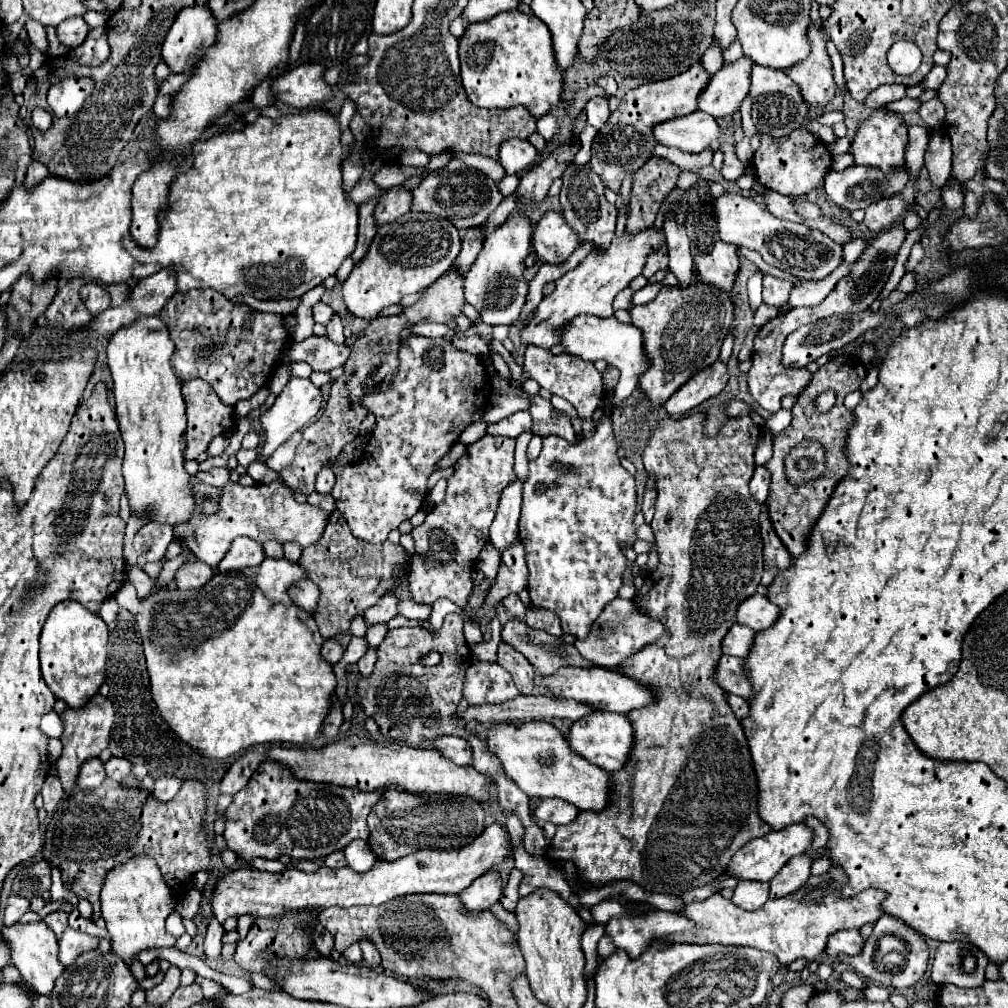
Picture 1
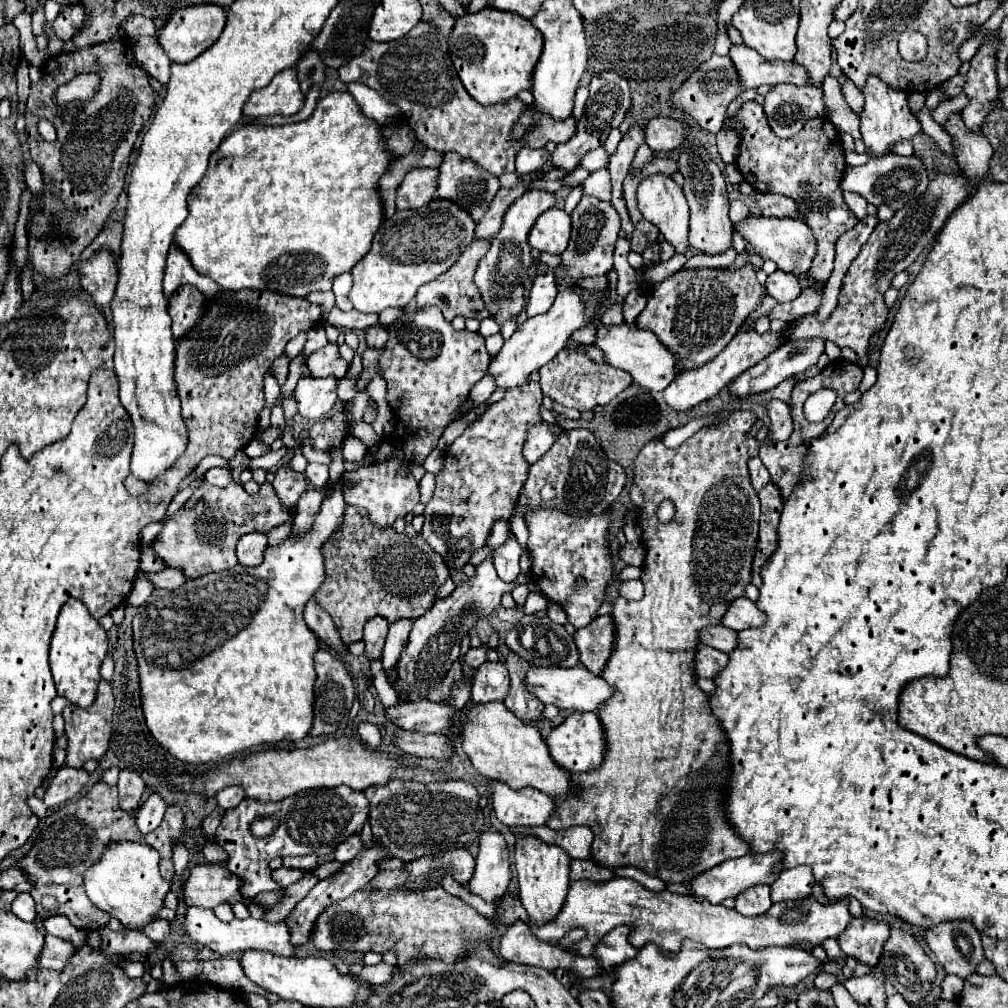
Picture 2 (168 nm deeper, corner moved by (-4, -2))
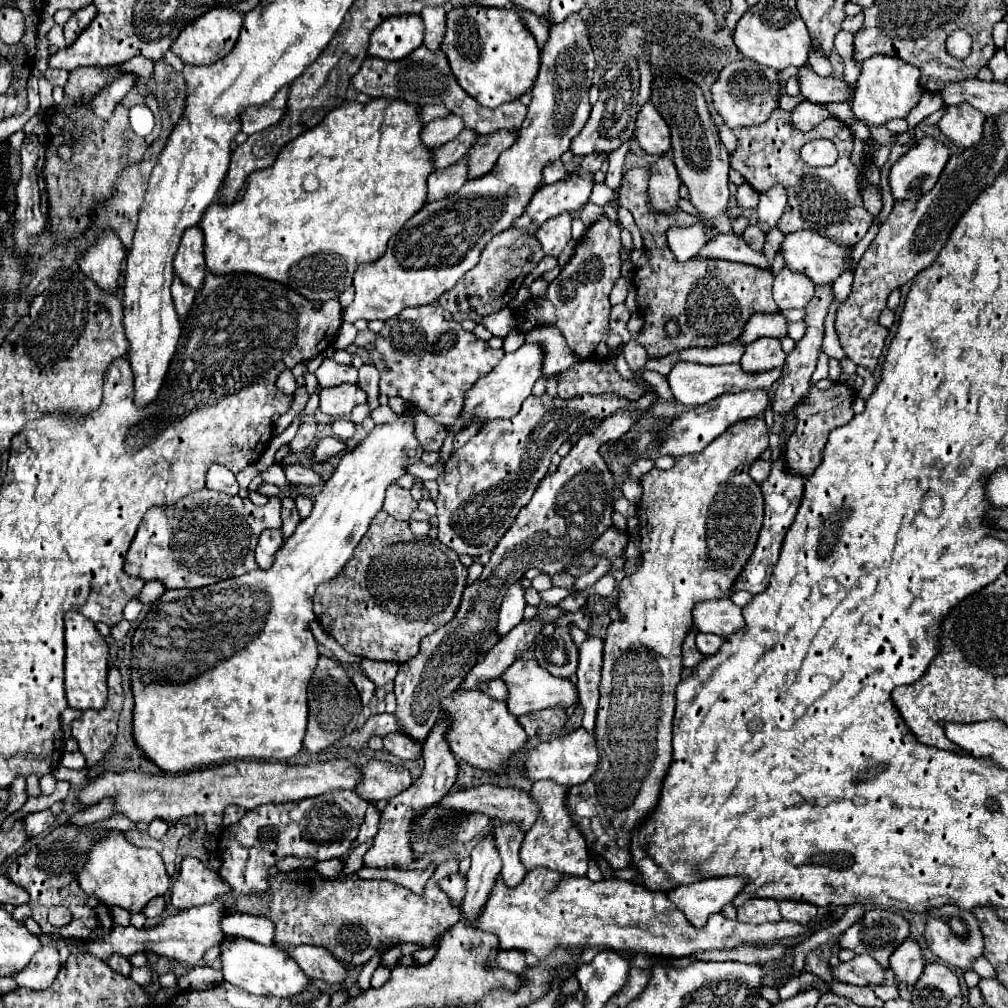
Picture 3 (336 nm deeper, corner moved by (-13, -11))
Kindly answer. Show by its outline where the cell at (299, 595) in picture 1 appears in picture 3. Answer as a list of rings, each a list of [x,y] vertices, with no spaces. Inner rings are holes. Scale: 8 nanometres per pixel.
[[[355,670],[353,676],[351,676],[355,688],[359,690],[359,696],[361,696],[361,702],[363,704],[369,704],[369,700],[373,698],[373,692],[375,692],[375,684],[361,672],[361,670]]]

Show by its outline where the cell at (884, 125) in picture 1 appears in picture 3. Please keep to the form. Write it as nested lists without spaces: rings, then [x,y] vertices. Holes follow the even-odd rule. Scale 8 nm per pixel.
[[[871,56],[863,62],[861,76],[851,100],[853,116],[863,120],[867,126],[885,126],[889,120],[907,118],[907,114],[921,100],[923,90],[919,86],[919,70],[901,58]]]

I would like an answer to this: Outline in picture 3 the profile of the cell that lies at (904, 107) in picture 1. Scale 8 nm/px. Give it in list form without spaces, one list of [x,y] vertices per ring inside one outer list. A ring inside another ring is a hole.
[[[967,103],[945,106],[945,114],[937,126],[959,150],[969,150],[979,144],[983,136],[983,114]]]

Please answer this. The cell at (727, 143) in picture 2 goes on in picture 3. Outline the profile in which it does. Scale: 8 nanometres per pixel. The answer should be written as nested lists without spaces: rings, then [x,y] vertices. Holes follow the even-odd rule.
[[[721,126],[721,132],[719,132],[719,138],[721,138],[721,142],[723,142],[723,146],[727,148],[727,152],[729,152],[729,156],[733,156],[733,152],[735,152],[735,146],[737,146],[737,138],[735,138],[735,134],[727,128],[727,126]]]

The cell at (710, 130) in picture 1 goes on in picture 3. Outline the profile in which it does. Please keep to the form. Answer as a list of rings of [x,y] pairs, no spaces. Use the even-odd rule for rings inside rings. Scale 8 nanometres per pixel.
[[[647,102],[639,116],[637,116],[637,128],[635,128],[635,138],[639,140],[639,146],[647,154],[657,154],[663,156],[671,150],[671,132],[667,122],[661,118],[657,108]]]

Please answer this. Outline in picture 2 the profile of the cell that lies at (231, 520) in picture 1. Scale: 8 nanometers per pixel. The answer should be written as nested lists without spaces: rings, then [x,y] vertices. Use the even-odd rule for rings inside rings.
[[[206,481],[192,493],[192,497],[178,509],[176,515],[168,517],[162,531],[150,543],[150,549],[168,567],[180,569],[184,577],[194,579],[212,571],[224,571],[232,567],[236,559],[236,543],[242,535],[252,531],[268,533],[272,527],[290,519],[290,511],[282,507],[270,483],[260,485],[256,495],[248,495],[240,483],[228,487],[214,487]]]

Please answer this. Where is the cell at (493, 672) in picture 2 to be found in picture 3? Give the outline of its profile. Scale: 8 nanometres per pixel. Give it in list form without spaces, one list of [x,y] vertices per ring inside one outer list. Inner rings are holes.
[[[497,678],[497,680],[491,680],[489,684],[483,684],[483,686],[481,686],[481,690],[483,690],[483,692],[489,696],[489,698],[493,698],[493,700],[507,702],[507,698],[509,698],[507,684],[505,684],[501,678]]]

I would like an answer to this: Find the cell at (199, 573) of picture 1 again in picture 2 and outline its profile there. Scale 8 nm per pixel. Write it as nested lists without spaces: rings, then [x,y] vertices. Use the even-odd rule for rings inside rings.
[[[168,567],[158,573],[144,573],[144,577],[154,585],[154,589],[176,589],[186,581],[186,577],[178,569]]]

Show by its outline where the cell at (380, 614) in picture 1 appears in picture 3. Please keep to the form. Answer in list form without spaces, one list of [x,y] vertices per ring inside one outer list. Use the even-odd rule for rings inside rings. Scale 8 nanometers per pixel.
[[[363,658],[363,660],[361,660],[361,668],[363,668],[365,676],[367,676],[371,682],[375,682],[377,686],[385,686],[385,684],[393,682],[393,678],[395,678],[395,674],[397,674],[397,670],[399,670],[399,664]]]

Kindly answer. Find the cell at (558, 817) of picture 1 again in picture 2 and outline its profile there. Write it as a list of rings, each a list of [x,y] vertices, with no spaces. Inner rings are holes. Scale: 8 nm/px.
[[[490,781],[488,797],[492,801],[498,821],[508,827],[546,825],[546,821],[554,813],[552,797],[530,787],[516,791],[502,781]]]

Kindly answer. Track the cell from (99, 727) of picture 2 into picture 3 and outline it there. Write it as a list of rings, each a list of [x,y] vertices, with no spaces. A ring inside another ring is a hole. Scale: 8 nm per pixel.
[[[117,666],[109,670],[109,700],[101,710],[85,710],[81,718],[77,718],[73,728],[73,738],[79,744],[81,754],[87,760],[87,766],[95,766],[115,744],[117,734],[117,718],[123,706],[123,688],[121,674]]]

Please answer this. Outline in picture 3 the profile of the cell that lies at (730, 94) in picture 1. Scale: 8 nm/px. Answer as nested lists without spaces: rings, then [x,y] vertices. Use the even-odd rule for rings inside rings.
[[[807,64],[799,68],[799,74],[795,76],[799,82],[799,92],[803,98],[809,102],[847,102],[849,100],[849,90],[847,84],[839,78],[823,78],[813,72],[813,68]]]

